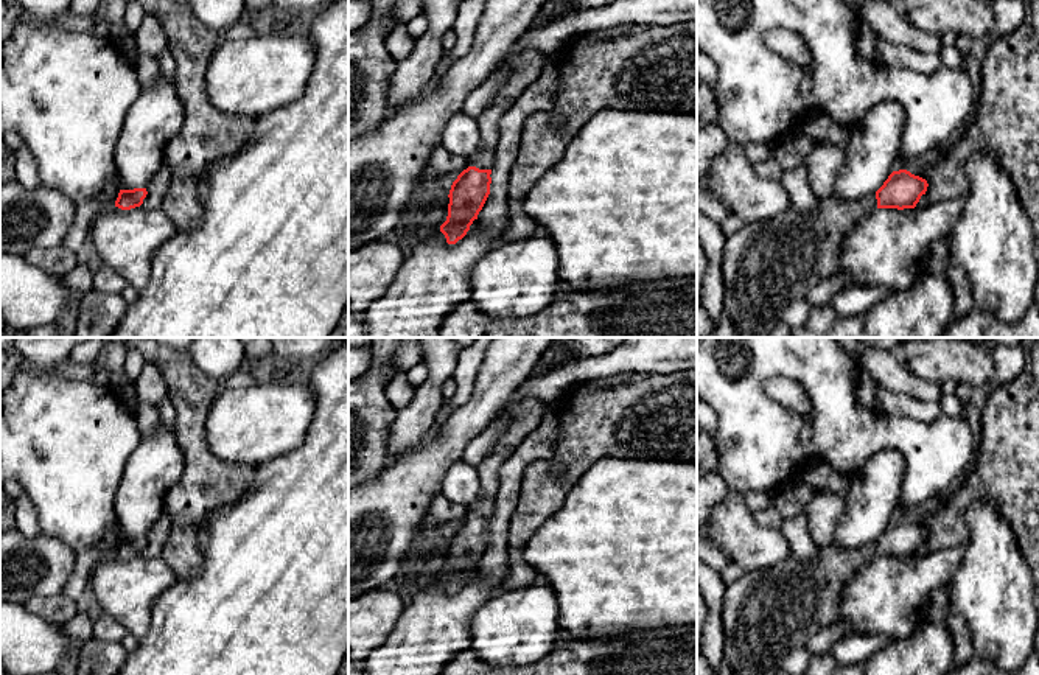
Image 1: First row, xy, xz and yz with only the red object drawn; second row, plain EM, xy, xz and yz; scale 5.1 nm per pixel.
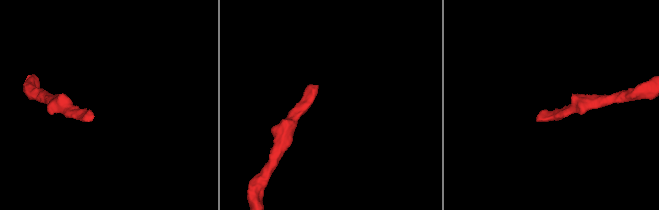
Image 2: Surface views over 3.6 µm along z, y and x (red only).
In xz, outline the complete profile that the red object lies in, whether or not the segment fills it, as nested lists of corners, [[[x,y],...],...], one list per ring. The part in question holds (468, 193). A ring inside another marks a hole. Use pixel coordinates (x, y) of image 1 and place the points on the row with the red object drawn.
[[[513,48],[498,67],[509,67],[506,82],[492,96],[488,106],[478,118],[481,142],[476,152],[467,159],[468,168],[453,182],[446,221],[440,226],[448,244],[462,240],[482,210],[492,184],[492,168],[499,140],[499,120],[513,101],[543,72],[544,58],[533,48]]]

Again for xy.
[[[146,188],[120,190],[118,198],[115,201],[115,207],[121,210],[140,207],[146,194]]]

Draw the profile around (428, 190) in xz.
[[[422,174],[414,185],[412,201],[406,210],[408,218],[423,212],[431,204],[436,204],[440,198],[448,196],[451,185],[453,176],[425,177]]]

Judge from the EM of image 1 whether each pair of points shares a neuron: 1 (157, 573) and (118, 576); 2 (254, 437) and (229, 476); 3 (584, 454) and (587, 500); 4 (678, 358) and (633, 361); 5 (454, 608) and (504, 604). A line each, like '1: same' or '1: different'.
1: same
2: different
3: different
4: same
5: different

